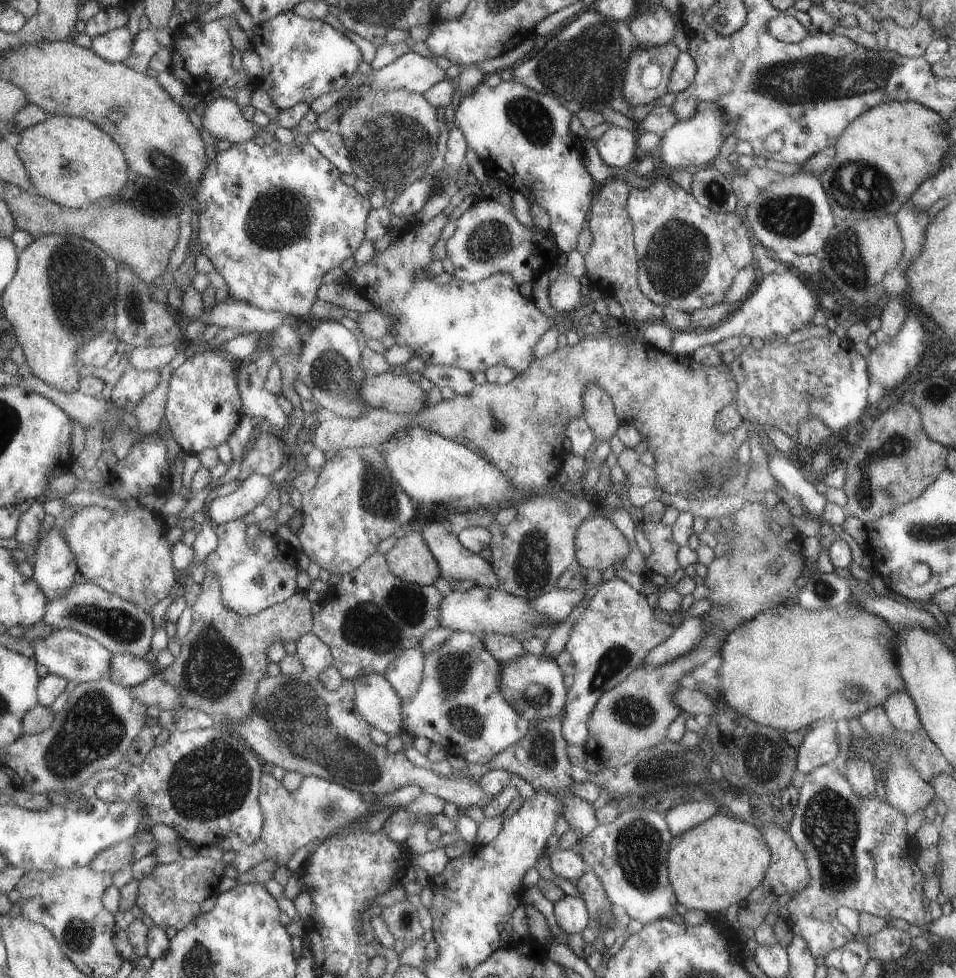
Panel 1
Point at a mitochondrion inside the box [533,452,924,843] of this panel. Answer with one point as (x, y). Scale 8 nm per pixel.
(618, 657)

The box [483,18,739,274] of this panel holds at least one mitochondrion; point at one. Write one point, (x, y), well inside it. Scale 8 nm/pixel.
(584, 68)

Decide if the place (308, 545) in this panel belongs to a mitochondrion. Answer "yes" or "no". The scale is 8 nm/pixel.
no

